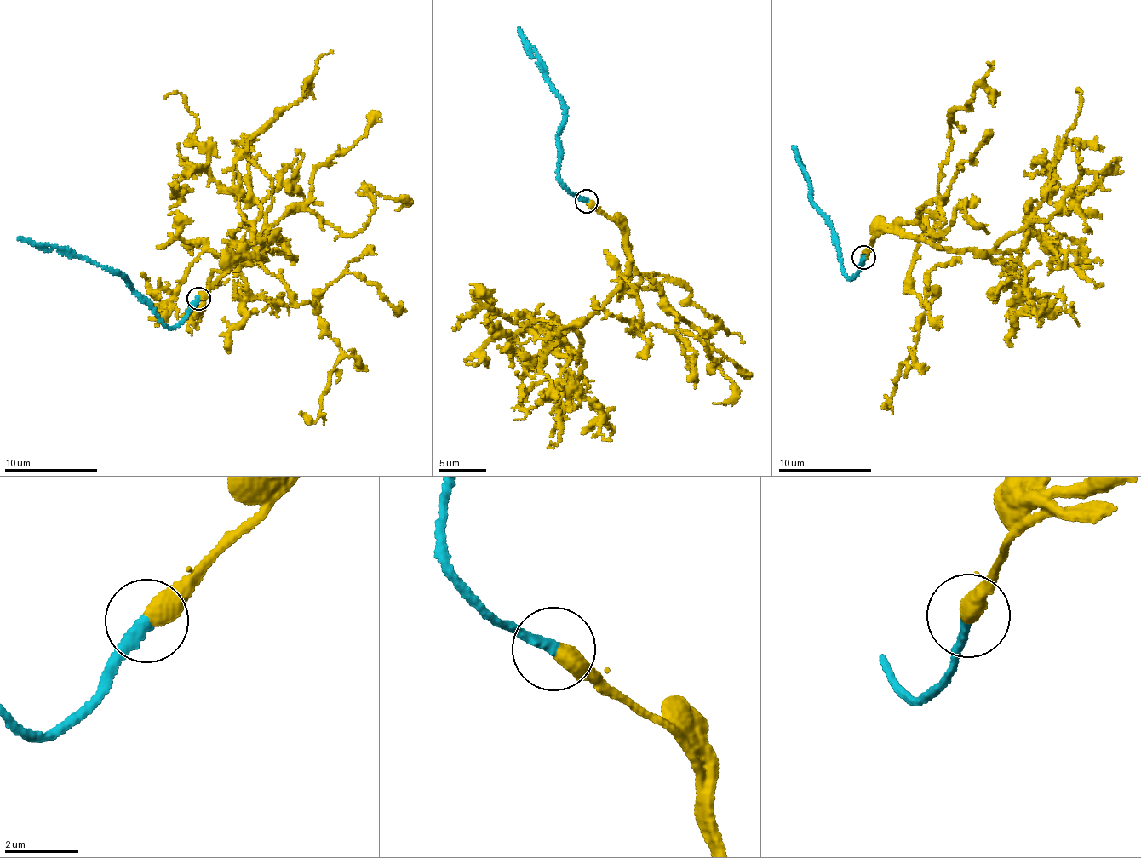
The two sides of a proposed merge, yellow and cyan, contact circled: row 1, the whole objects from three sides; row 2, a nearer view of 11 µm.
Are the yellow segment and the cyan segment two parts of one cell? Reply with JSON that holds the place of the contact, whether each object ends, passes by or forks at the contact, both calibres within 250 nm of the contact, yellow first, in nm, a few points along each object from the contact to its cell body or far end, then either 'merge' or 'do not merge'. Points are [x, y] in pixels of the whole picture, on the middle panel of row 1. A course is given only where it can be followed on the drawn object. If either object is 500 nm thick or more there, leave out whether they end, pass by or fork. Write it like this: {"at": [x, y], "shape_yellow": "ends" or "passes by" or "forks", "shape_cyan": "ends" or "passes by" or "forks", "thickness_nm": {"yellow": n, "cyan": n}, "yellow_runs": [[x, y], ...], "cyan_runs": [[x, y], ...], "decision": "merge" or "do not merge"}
{"at": [587, 201], "thickness_nm": {"yellow": 550, "cyan": 320}, "yellow_runs": [[587, 202], [627, 235], [628, 274], [575, 325], [579, 351], [571, 357], [559, 352], [561, 335], [549, 323]], "cyan_runs": [[587, 202], [566, 188], [559, 174], [557, 163], [564, 152], [558, 135], [564, 122], [561, 100], [519, 27]], "decision": "merge"}

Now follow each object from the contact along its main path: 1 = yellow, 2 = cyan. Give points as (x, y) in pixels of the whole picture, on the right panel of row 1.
1: (863, 258), (883, 231), (989, 250), (1019, 231), (1054, 184), (1055, 157), (1081, 97), (1075, 93)
2: (863, 258), (855, 275), (845, 277), (832, 228), (811, 198), (792, 146)

